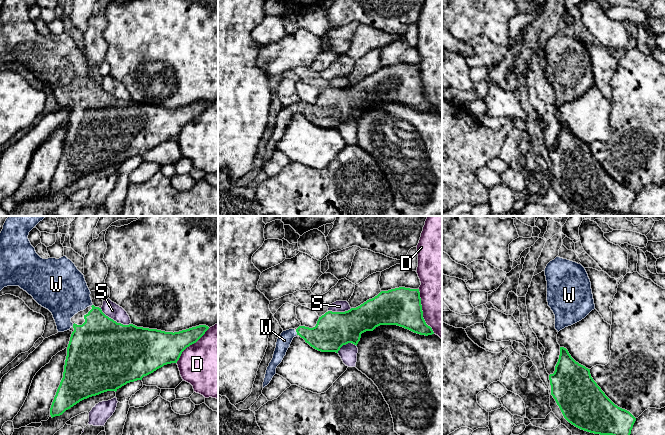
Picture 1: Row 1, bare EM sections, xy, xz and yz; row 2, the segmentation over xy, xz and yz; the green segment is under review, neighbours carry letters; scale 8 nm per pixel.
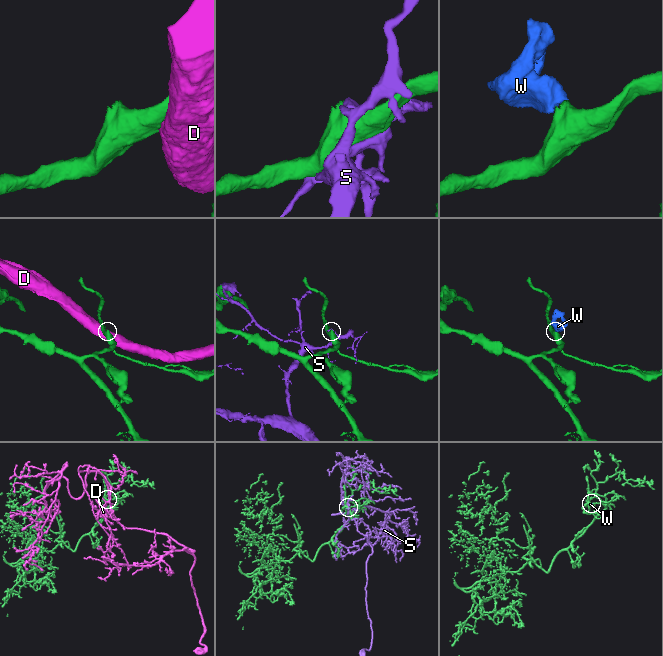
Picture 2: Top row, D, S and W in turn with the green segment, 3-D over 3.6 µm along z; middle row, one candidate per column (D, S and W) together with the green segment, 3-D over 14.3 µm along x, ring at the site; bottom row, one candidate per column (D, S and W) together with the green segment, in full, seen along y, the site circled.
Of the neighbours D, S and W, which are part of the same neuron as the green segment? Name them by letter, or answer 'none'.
W

